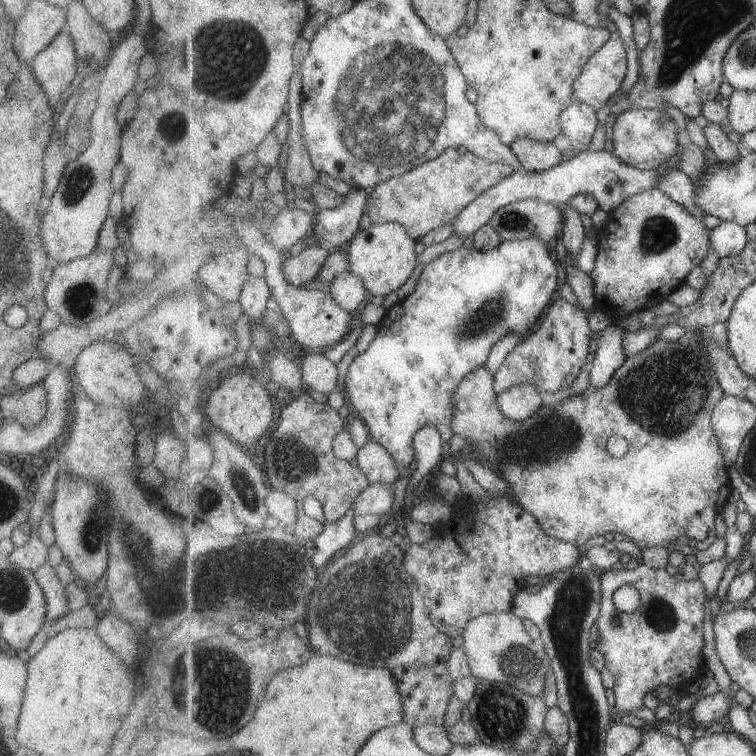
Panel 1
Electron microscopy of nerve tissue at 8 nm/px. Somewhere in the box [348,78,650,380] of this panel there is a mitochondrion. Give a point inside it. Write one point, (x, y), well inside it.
(480, 322)

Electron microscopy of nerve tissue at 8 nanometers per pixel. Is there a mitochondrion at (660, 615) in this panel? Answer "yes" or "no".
yes

